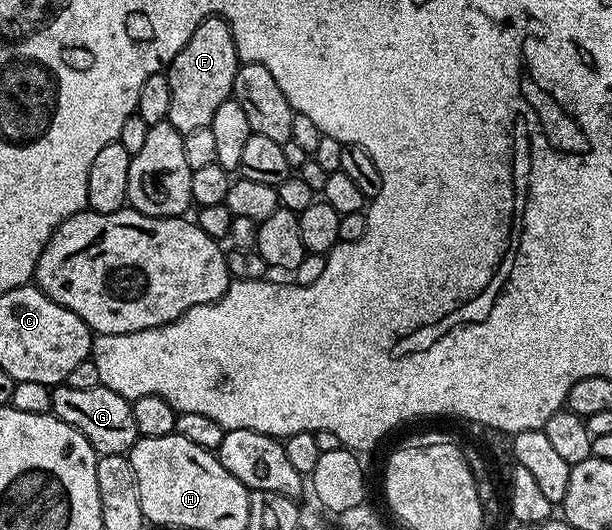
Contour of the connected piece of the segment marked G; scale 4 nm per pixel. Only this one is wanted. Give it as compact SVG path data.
M62 383L52 387L50 415L56 416L61 422L73 426L95 448L99 456L117 454L122 456L130 453L131 448L139 439L137 422L133 422L131 401L116 392L113 388L98 387L93 390L73 390L73 386Z

